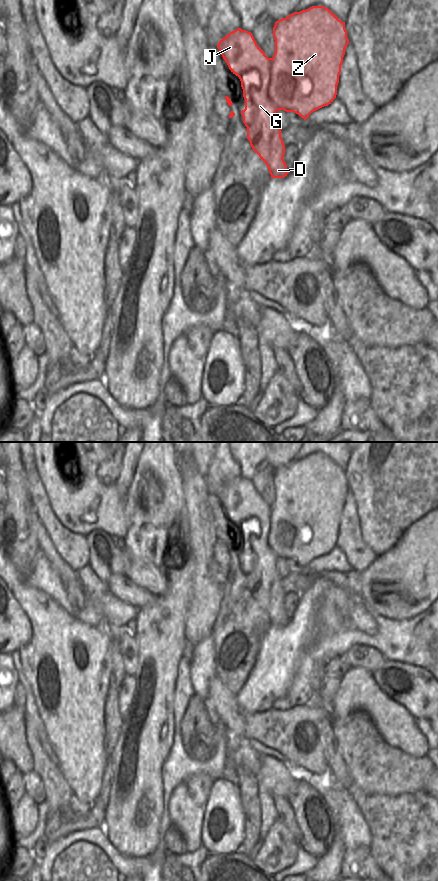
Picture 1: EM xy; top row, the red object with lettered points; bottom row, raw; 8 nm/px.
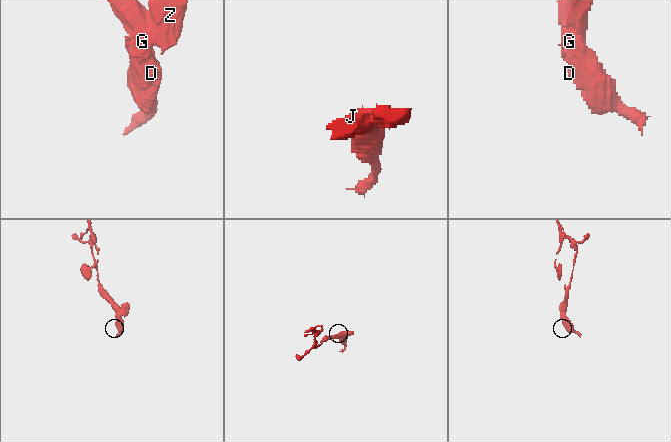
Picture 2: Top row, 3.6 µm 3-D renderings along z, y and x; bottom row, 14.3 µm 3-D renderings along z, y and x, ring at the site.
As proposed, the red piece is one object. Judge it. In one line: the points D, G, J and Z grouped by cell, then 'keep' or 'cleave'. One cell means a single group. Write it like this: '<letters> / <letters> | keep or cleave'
D G J / Z | cleave

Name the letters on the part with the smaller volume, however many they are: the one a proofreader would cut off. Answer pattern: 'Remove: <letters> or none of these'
Remove: Z

